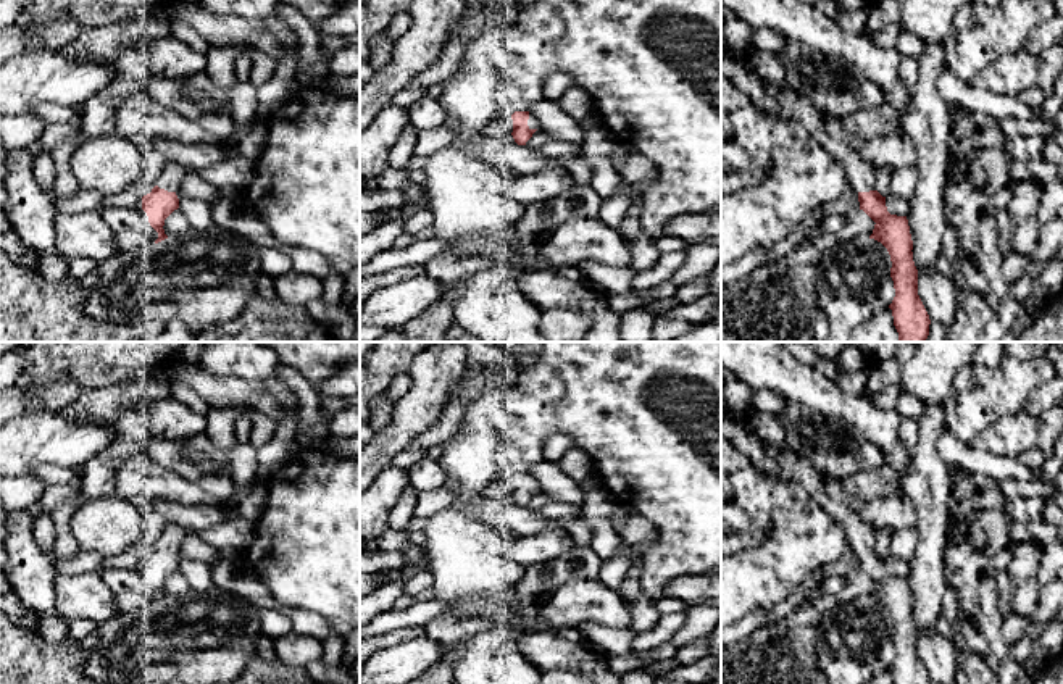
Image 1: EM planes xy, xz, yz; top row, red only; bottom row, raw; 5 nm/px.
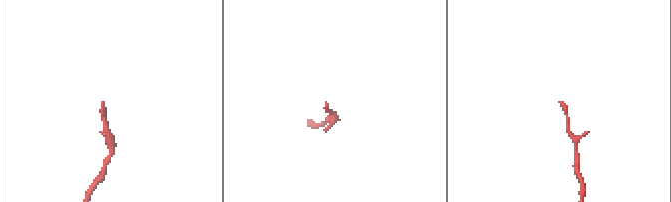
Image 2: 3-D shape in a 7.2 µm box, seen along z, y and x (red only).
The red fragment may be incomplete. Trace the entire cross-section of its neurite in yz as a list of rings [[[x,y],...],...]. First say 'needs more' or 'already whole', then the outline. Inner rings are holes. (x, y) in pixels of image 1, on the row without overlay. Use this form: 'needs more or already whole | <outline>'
needs more | [[[763,445],[763,450],[779,465],[787,479],[800,484],[816,505],[844,529],[850,550],[858,555],[860,571],[876,584],[869,600],[881,603],[890,616],[895,658],[889,669],[894,684],[931,684],[918,657],[918,631],[913,623],[908,581],[887,573],[886,558],[874,550],[874,529],[852,507],[827,494],[821,471],[805,457],[794,450],[782,452],[776,445]]]

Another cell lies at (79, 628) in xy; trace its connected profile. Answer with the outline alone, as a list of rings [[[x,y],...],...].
[[[77,618],[69,621],[69,637],[74,640],[82,640],[97,629],[98,626],[90,619]]]

